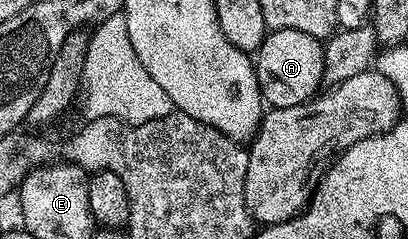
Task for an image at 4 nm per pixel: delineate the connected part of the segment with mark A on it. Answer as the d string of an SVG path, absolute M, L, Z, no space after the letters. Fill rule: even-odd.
M273 29L255 50L254 64L260 94L273 109L294 107L312 100L324 85L324 51L321 38L306 35L306 31Z

